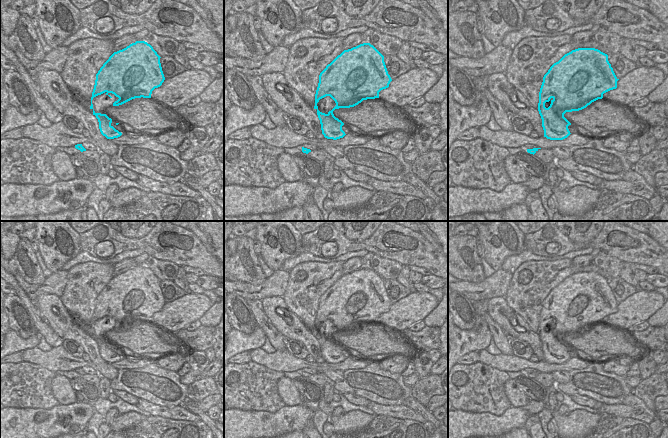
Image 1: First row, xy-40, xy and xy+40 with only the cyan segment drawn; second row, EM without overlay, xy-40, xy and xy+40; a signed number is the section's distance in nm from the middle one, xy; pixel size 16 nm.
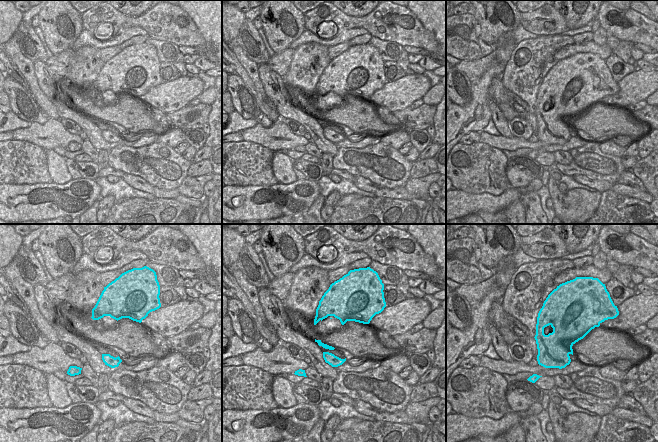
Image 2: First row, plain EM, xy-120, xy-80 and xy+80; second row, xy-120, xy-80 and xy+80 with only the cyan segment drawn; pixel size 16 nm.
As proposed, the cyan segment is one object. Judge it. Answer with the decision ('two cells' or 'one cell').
one cell

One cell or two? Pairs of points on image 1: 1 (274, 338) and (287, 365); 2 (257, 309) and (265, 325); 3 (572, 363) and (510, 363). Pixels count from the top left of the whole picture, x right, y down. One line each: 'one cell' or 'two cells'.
1: two cells
2: one cell
3: one cell

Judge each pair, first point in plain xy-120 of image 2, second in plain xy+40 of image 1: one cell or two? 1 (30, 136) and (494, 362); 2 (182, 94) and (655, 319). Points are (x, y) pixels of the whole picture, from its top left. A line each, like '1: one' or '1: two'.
1: one
2: two

